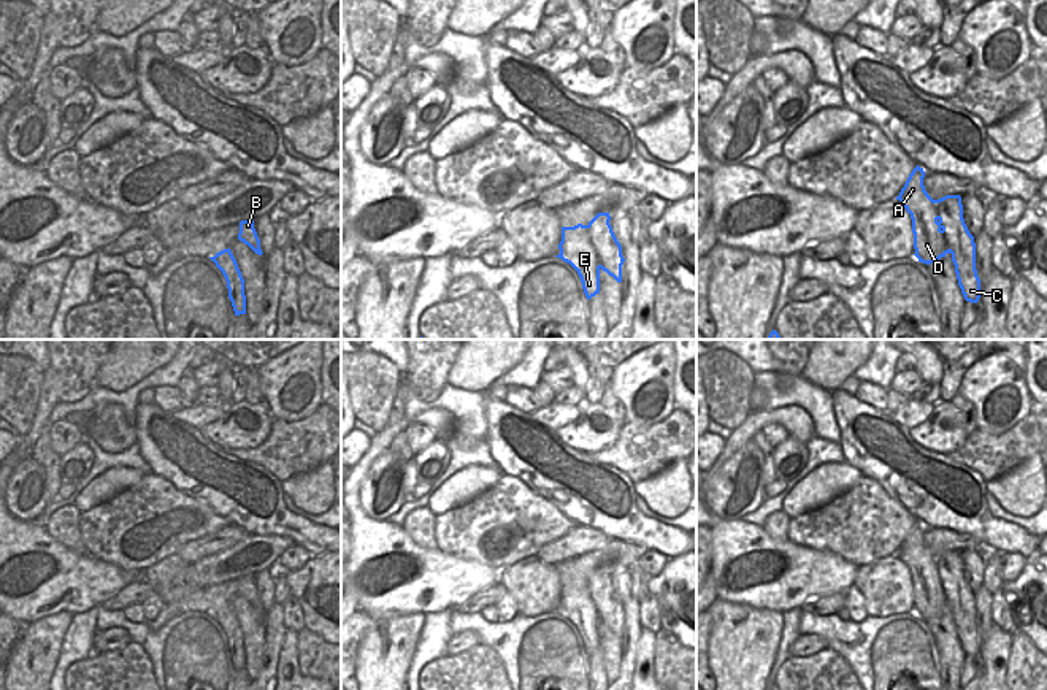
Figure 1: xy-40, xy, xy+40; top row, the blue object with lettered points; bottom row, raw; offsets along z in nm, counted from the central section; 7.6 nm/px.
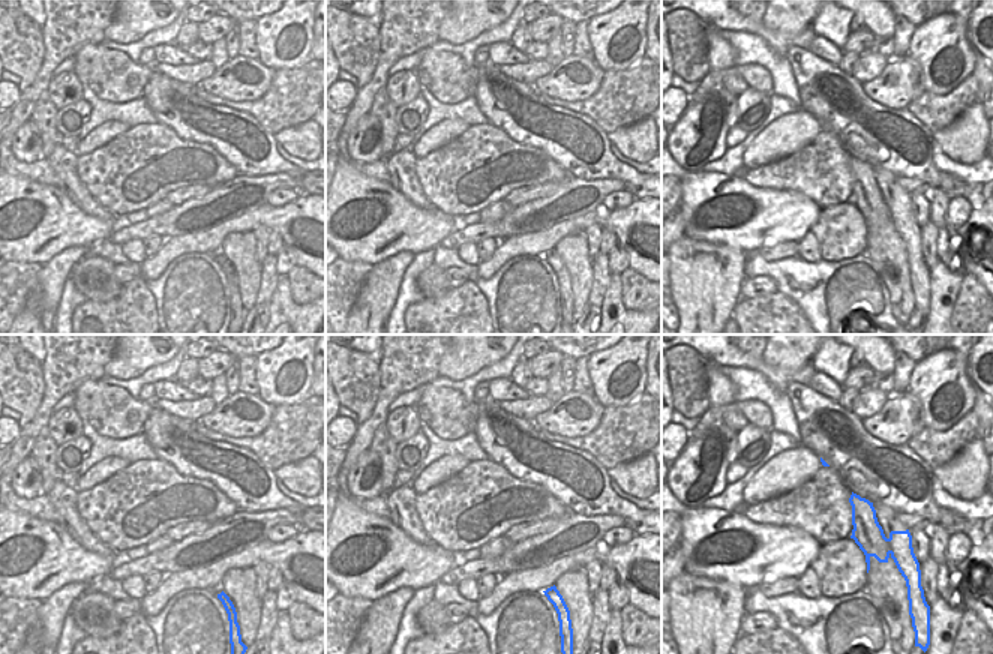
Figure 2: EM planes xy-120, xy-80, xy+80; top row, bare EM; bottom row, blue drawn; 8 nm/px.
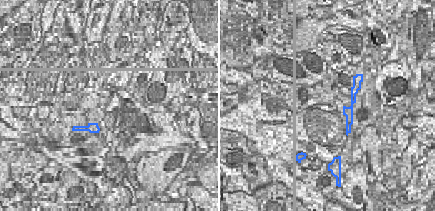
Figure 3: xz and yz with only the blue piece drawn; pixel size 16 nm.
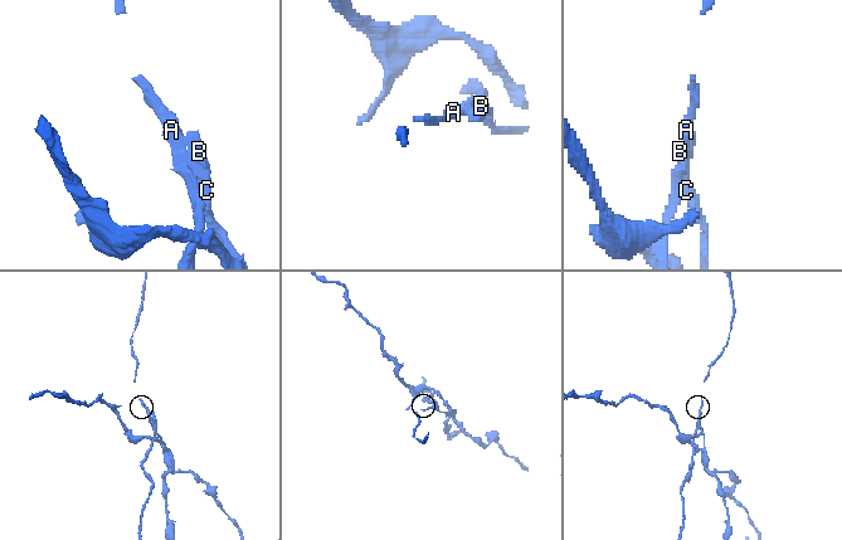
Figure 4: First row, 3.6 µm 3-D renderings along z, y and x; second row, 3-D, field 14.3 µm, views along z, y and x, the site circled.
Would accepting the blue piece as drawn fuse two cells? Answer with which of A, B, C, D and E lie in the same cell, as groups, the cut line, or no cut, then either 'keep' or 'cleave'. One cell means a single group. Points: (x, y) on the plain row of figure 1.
A D E / B C | xy (587, 581), (590, 598), (602, 622) | cleave

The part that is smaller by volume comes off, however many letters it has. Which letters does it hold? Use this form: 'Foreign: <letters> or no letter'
Foreign: A, D, E

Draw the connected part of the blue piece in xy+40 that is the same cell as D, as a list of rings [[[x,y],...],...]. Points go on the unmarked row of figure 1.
[[[919,520],[909,530],[896,555],[912,574],[915,612],[922,619],[934,619],[950,604],[941,585],[938,555],[933,555],[923,541],[925,527]]]

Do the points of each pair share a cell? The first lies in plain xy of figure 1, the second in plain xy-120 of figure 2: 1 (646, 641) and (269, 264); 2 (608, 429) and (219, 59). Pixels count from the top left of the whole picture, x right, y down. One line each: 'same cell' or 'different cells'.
1: different cells
2: different cells

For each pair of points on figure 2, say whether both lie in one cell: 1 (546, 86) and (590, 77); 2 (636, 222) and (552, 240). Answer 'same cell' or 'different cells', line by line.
1: same cell
2: same cell

